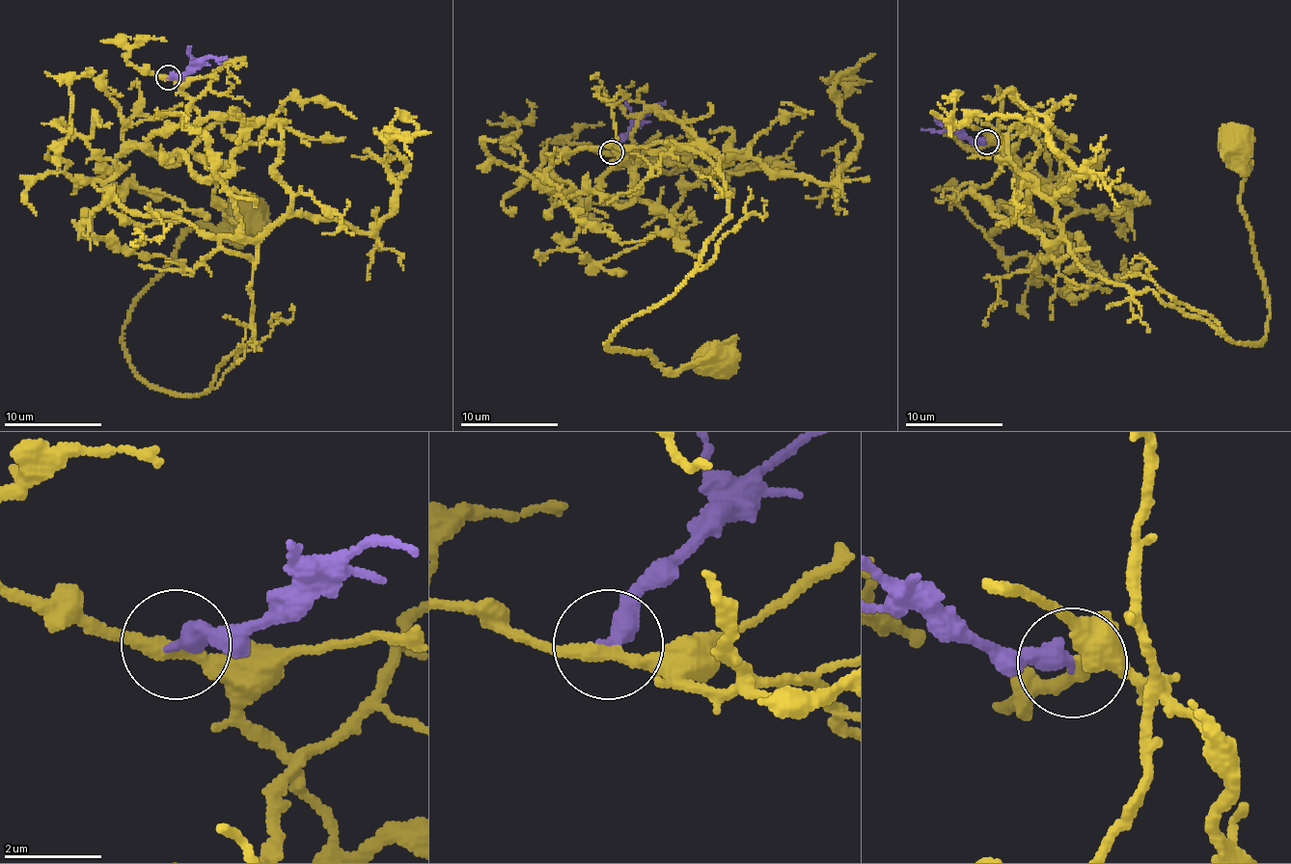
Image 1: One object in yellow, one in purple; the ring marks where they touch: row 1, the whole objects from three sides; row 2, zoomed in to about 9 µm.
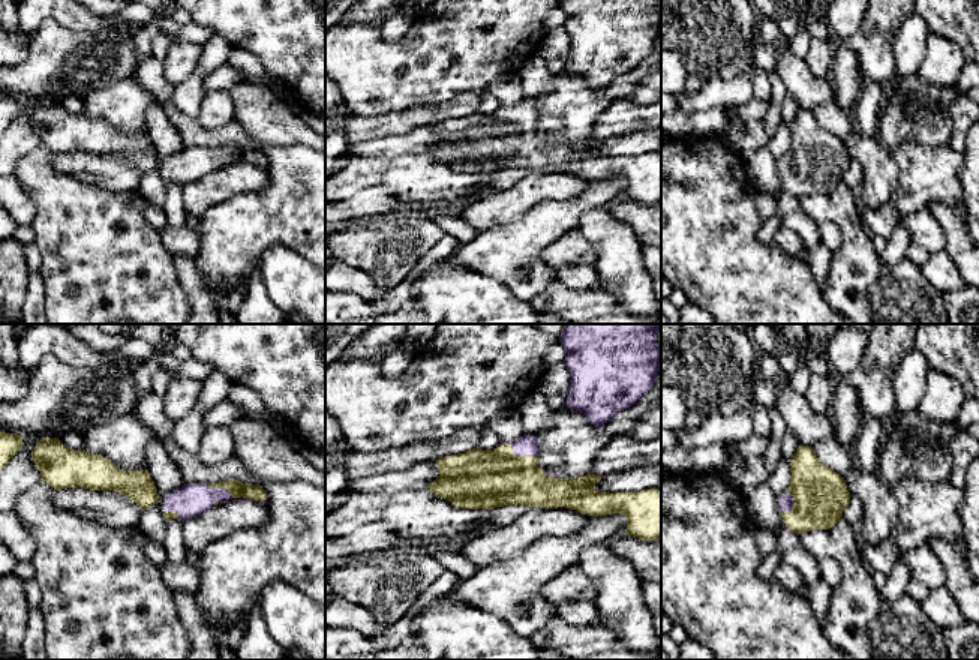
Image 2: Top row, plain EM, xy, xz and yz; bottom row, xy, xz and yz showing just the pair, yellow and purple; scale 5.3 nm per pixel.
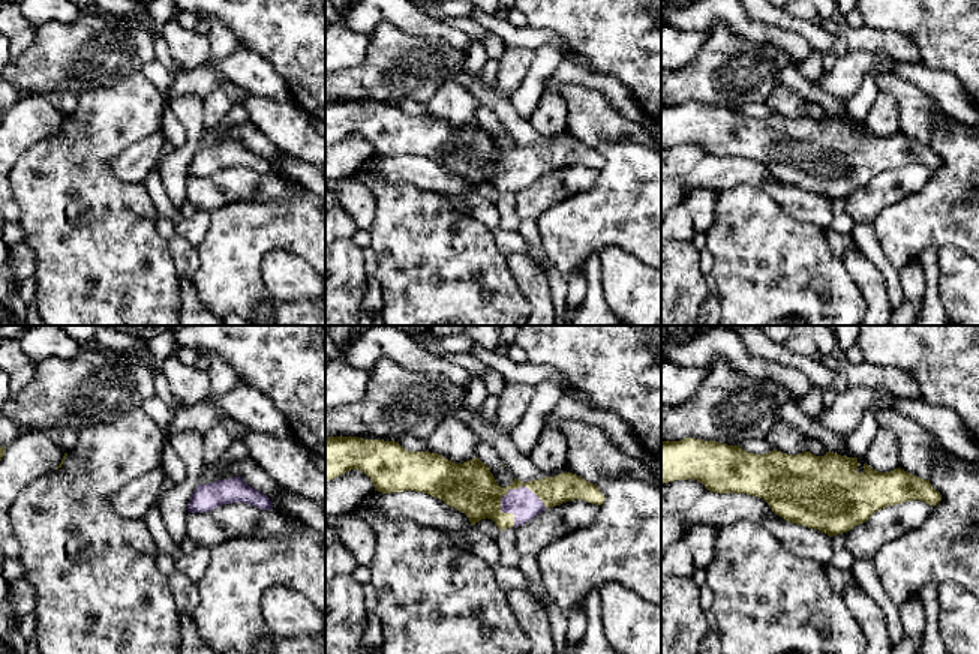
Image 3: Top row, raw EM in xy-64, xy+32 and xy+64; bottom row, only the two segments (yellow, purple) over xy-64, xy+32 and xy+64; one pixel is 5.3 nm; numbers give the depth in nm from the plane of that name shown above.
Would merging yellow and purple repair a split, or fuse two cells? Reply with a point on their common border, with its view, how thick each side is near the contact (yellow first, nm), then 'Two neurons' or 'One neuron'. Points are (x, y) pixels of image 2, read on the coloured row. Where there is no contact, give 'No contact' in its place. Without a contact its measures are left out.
Touches yellow at xz (519, 456). Thickness 320 nm (yellow) against 110 nm. One neuron

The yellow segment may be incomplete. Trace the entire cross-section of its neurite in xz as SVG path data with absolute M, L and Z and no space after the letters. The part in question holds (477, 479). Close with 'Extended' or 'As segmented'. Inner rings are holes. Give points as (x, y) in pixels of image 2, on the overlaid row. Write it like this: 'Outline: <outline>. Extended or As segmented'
Outline: M523 435L514 442L501 444L493 450L480 447L436 459L439 477L433 480L427 489L462 508L486 508L493 510L504 506L526 506L558 508L565 507L585 513L588 516L607 516L622 513L627 516L625 534L642 540L661 542L661 492L643 489L640 492L600 492L594 486L601 480L592 472L574 478L546 477L538 466L538 438Z. Extended

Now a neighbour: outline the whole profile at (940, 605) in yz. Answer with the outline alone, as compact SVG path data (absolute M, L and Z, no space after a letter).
M946 586L930 590L928 597L921 603L925 614L940 627L961 626L967 621L955 597Z

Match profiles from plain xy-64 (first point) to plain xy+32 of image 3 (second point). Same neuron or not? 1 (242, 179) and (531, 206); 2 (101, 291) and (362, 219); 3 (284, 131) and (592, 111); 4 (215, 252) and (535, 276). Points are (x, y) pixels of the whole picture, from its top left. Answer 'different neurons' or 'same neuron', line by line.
1: same neuron
2: different neurons
3: same neuron
4: different neurons

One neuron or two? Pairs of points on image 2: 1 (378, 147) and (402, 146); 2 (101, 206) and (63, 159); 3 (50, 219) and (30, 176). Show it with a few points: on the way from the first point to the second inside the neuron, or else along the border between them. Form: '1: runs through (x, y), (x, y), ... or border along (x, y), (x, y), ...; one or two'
1: runs through (384, 147), (396, 146); one
2: border along (53, 158), (53, 164), (65, 173), (114, 189); two
3: runs through (50, 209), (50, 195), (41, 186); one

